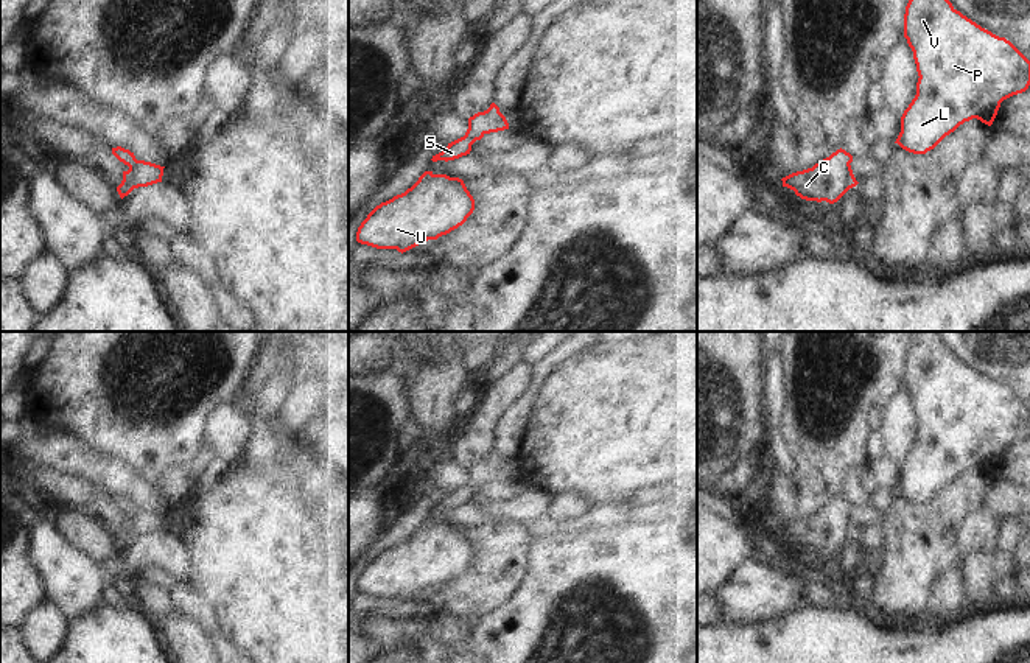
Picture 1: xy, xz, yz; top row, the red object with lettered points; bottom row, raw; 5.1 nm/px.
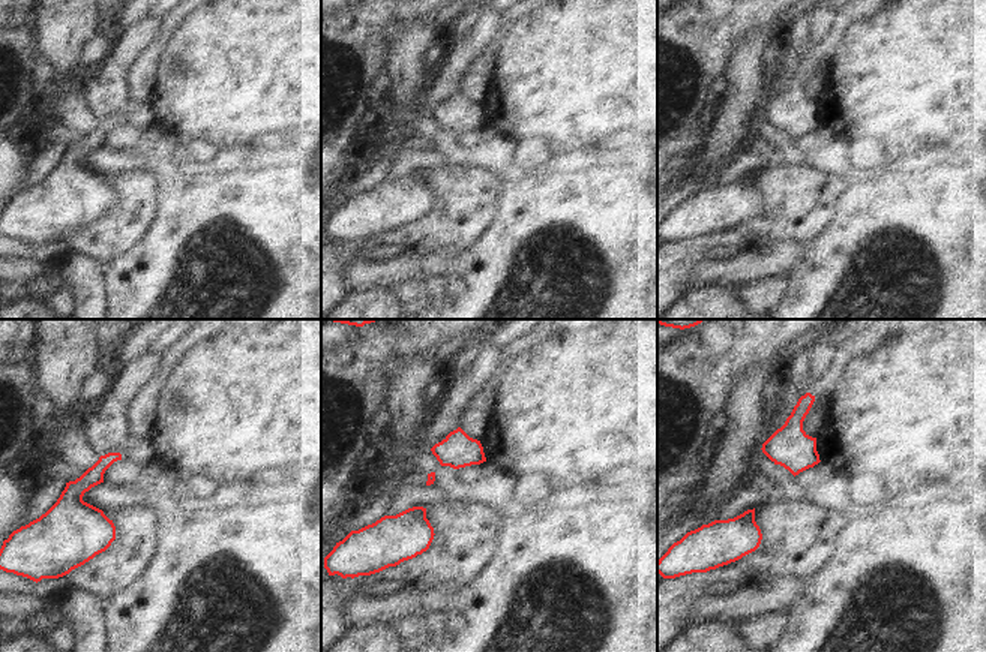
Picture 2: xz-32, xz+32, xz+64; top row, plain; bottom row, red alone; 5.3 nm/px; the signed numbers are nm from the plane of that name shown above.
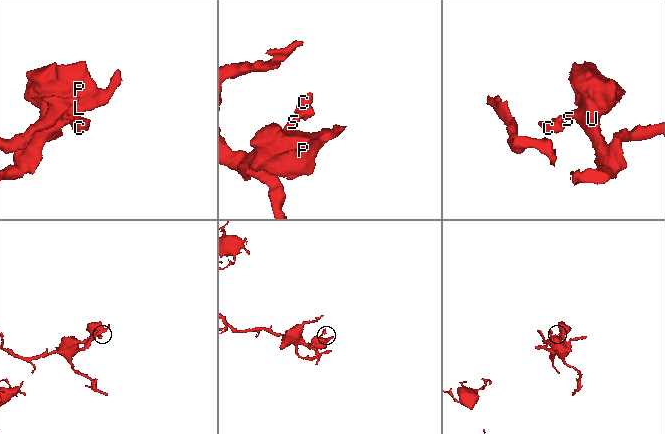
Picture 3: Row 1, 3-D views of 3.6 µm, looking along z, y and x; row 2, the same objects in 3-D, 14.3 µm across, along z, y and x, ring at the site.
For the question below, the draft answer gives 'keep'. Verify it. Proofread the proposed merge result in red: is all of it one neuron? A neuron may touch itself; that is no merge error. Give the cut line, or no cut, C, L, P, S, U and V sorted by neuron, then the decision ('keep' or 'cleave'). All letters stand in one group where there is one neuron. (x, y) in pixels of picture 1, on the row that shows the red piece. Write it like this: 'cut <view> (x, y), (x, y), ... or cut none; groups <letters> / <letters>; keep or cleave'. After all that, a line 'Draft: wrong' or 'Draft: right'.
cut none; groups C L P S U V; keep
Draft: right

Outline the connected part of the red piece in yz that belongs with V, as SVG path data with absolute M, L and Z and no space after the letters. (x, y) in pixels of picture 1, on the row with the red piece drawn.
M909 0L904 37L920 76L916 95L901 117L901 132L895 142L909 153L926 154L972 118L991 126L1000 103L1030 86L1030 61L1010 40L982 28L949 0Z

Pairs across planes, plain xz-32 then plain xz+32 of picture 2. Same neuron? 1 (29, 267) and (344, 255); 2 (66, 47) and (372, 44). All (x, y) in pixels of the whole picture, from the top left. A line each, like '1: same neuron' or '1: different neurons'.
1: different neurons
2: different neurons

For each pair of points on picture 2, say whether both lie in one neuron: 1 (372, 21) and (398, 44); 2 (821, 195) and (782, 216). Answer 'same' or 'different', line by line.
1: different
2: same

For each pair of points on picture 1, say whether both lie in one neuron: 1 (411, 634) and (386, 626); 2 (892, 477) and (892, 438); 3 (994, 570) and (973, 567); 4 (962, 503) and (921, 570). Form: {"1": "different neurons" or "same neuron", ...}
{"1": "same neuron", "2": "different neurons", "3": "same neuron", "4": "same neuron"}

